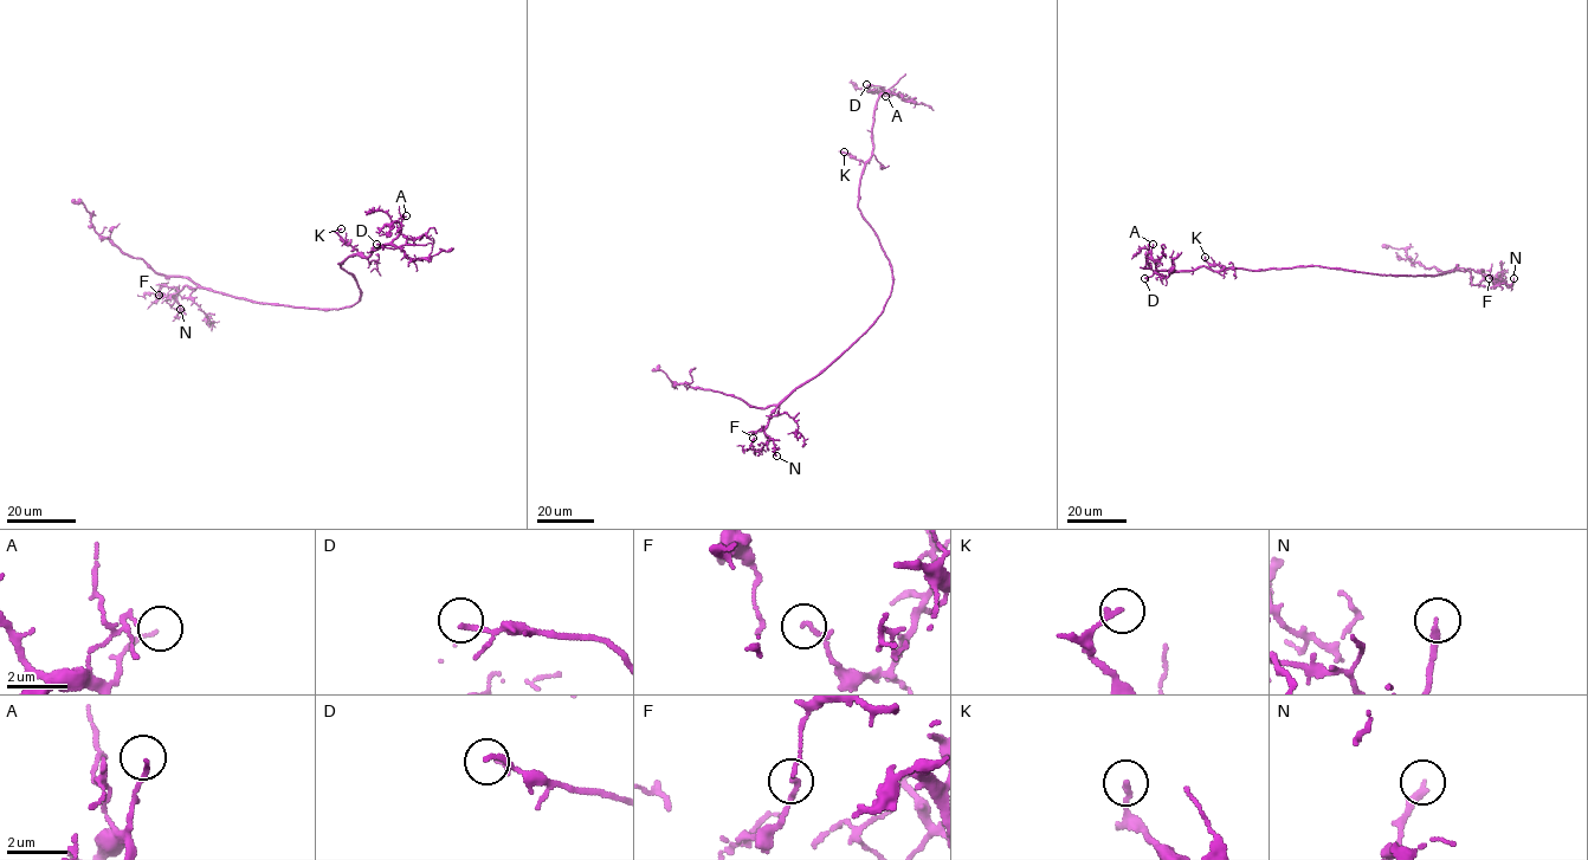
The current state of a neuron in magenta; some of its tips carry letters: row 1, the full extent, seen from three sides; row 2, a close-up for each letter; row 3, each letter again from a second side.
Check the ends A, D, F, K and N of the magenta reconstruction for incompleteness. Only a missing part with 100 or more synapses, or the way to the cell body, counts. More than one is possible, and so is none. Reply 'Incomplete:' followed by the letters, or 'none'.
Incomplete: none

